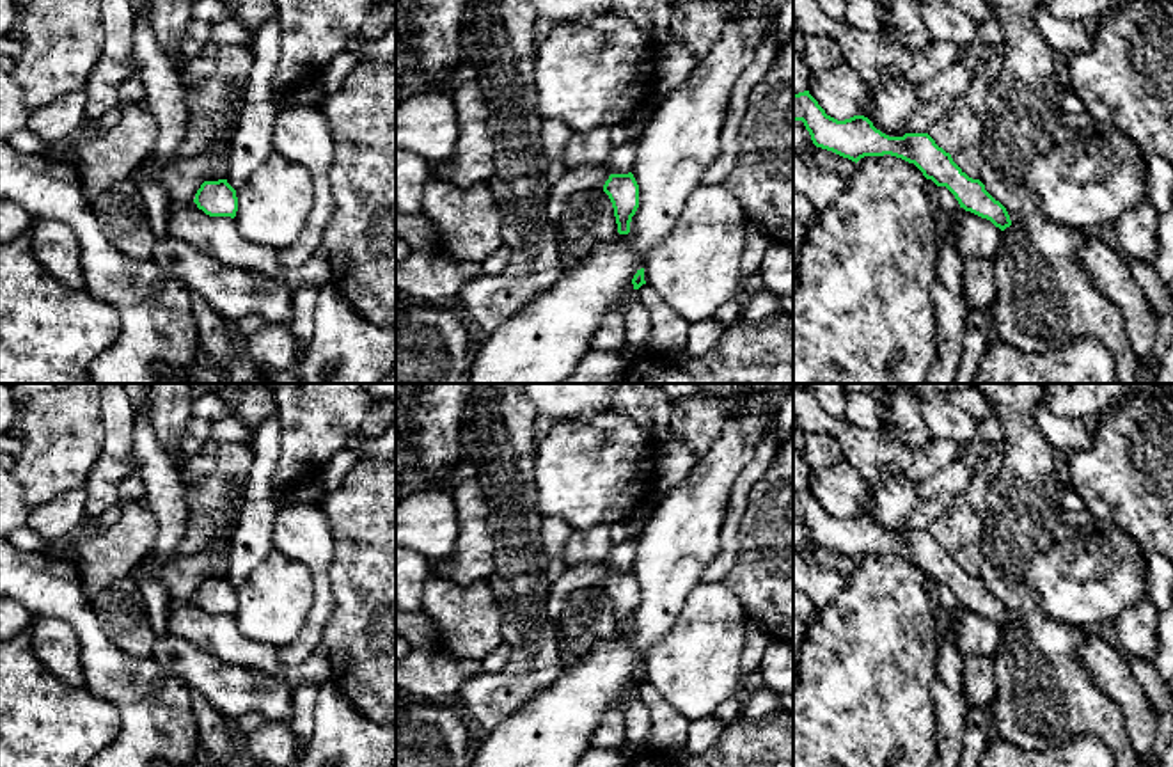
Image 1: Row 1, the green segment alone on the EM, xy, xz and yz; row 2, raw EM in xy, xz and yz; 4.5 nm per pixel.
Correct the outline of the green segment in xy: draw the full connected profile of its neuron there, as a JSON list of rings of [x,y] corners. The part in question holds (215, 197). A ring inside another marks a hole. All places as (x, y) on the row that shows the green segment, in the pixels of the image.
[[[227,179],[204,181],[195,194],[193,202],[209,217],[236,217],[238,197]]]

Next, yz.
[[[809,91],[793,94],[793,121],[804,123],[816,147],[855,163],[864,156],[901,158],[914,163],[937,186],[946,186],[965,211],[990,220],[1001,231],[1012,225],[1006,208],[985,190],[980,179],[969,178],[928,133],[889,137],[864,115],[838,121],[825,114]]]

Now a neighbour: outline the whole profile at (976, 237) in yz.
[[[964,211],[957,222],[957,250],[964,261],[994,261],[1001,240],[1001,229],[990,220]]]

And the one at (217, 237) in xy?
[[[170,201],[167,233],[206,256],[243,270],[259,272],[284,282],[291,293],[330,282],[325,257],[314,256],[300,268],[284,268],[275,249],[245,240],[231,217],[209,217],[197,204]]]

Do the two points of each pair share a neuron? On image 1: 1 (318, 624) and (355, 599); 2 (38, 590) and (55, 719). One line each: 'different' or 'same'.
1: different
2: different

